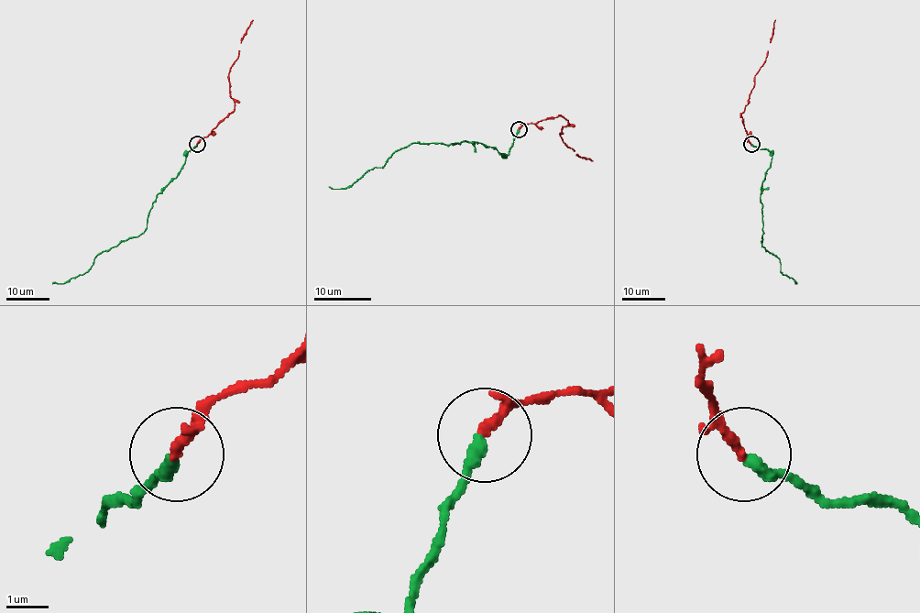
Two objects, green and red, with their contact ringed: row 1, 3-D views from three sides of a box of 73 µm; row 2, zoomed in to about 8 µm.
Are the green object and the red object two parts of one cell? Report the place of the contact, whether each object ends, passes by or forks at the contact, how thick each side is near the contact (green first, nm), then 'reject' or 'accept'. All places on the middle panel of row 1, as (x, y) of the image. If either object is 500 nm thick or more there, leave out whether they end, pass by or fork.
place (519, 129); green ends; red passes by; calibres 320 and 160 nm; accept

